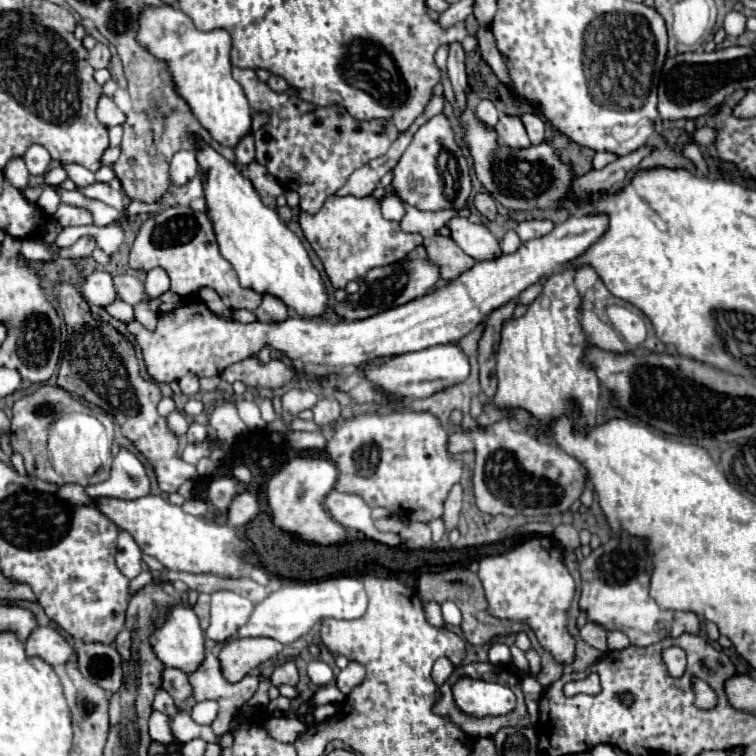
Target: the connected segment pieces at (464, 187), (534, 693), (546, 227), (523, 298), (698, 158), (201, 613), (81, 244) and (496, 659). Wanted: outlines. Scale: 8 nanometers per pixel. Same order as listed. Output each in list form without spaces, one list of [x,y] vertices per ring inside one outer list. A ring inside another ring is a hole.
[[[444,113],[432,117],[426,125],[418,129],[414,141],[404,151],[398,165],[392,169],[392,189],[394,193],[422,209],[422,211],[440,211],[440,209],[462,209],[470,195],[470,169],[462,147],[456,143],[456,135]]]
[[[526,677],[526,679],[522,679],[522,691],[524,691],[524,697],[526,697],[530,719],[536,721],[538,719],[538,701],[540,701],[540,695],[542,695],[544,689],[534,677]]]
[[[532,219],[532,221],[520,223],[520,225],[516,227],[516,233],[518,233],[518,237],[520,237],[522,241],[528,241],[528,239],[536,239],[536,237],[542,237],[542,235],[550,233],[552,229],[554,229],[554,223],[552,223],[552,221],[546,221],[546,219],[536,221],[536,219]]]
[[[542,279],[540,283],[528,287],[526,291],[522,291],[522,293],[518,295],[518,303],[532,303],[532,301],[540,295],[540,291],[542,291],[542,283],[544,283],[544,279]]]
[[[688,143],[683,150],[683,155],[686,159],[691,161],[697,170],[701,171],[704,175],[709,174],[709,168],[706,160],[703,158],[700,148],[695,143]]]
[[[200,593],[198,601],[194,605],[194,613],[198,615],[202,629],[206,629],[208,627],[208,619],[210,619],[210,595],[208,593]]]
[[[80,237],[72,247],[60,249],[60,257],[68,257],[68,259],[84,259],[84,257],[92,255],[94,247],[96,247],[94,237]]]
[[[502,643],[492,645],[490,647],[490,663],[494,663],[494,665],[508,665],[508,663],[512,663],[510,647],[502,645]]]

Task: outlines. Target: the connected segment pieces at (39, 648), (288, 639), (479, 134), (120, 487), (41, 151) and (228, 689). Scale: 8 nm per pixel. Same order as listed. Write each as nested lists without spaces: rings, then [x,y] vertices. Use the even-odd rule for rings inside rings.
[[[36,627],[36,631],[32,631],[32,635],[26,639],[24,647],[26,655],[44,659],[52,667],[62,665],[72,657],[72,647],[52,627]]]
[[[332,577],[316,583],[286,583],[278,591],[270,593],[258,609],[250,615],[250,621],[240,627],[232,639],[240,637],[272,637],[280,643],[292,643],[304,637],[314,623],[334,617],[334,619],[358,619],[364,615],[364,583],[360,577]]]
[[[464,93],[462,95],[456,95],[458,99],[458,105],[460,109],[464,111],[462,115],[462,127],[466,129],[466,143],[470,147],[470,155],[474,159],[474,167],[476,167],[476,175],[480,179],[480,183],[486,187],[486,191],[498,201],[502,203],[504,207],[508,209],[544,209],[544,207],[562,207],[564,203],[560,199],[564,199],[570,191],[570,183],[574,179],[572,175],[572,169],[560,161],[560,157],[556,155],[556,151],[548,145],[548,143],[540,143],[540,145],[532,145],[528,149],[510,149],[510,147],[504,147],[504,145],[498,145],[496,143],[496,131],[494,129],[488,129],[486,125],[482,125],[476,115],[468,109],[466,105],[466,99],[464,99]]]
[[[120,449],[120,453],[114,457],[112,471],[106,481],[86,487],[86,493],[94,499],[110,497],[120,501],[140,499],[150,491],[152,491],[152,483],[144,463],[128,449]]]
[[[32,145],[24,155],[24,163],[26,163],[30,175],[46,175],[52,165],[52,159],[42,145]]]
[[[208,651],[204,663],[194,673],[190,673],[188,679],[194,687],[196,701],[216,699],[220,703],[220,717],[224,717],[224,721],[220,721],[220,725],[216,727],[211,725],[218,737],[230,731],[230,719],[258,689],[258,677],[254,675],[246,675],[236,683],[228,683],[228,679],[224,679],[220,671],[218,651]]]

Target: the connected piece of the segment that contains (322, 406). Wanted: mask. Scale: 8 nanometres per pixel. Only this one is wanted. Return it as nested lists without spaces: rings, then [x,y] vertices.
[[[320,399],[312,409],[312,413],[314,413],[314,421],[320,427],[332,425],[340,419],[340,403],[336,399]]]

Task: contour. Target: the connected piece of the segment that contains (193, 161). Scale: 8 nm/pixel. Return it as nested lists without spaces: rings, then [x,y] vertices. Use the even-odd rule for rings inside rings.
[[[182,149],[178,151],[169,165],[169,177],[176,186],[186,185],[198,172],[196,151],[194,149]]]

